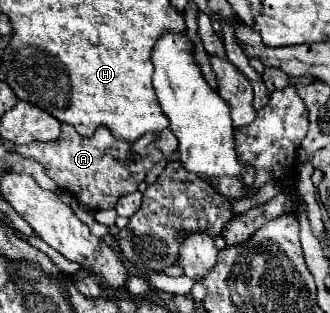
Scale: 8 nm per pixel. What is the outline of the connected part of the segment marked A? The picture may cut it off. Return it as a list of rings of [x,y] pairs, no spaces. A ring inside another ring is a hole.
[[[61,124],[61,136],[55,142],[35,142],[17,146],[19,154],[39,160],[47,168],[49,178],[53,178],[61,190],[73,194],[93,212],[109,210],[117,204],[121,196],[135,192],[139,182],[145,180],[151,164],[155,166],[159,160],[169,158],[169,154],[175,150],[177,138],[171,130],[145,134],[143,138],[139,138],[139,142],[127,142],[115,138],[103,126],[99,126],[99,130],[91,138],[83,138],[73,130],[73,126],[67,124]]]

